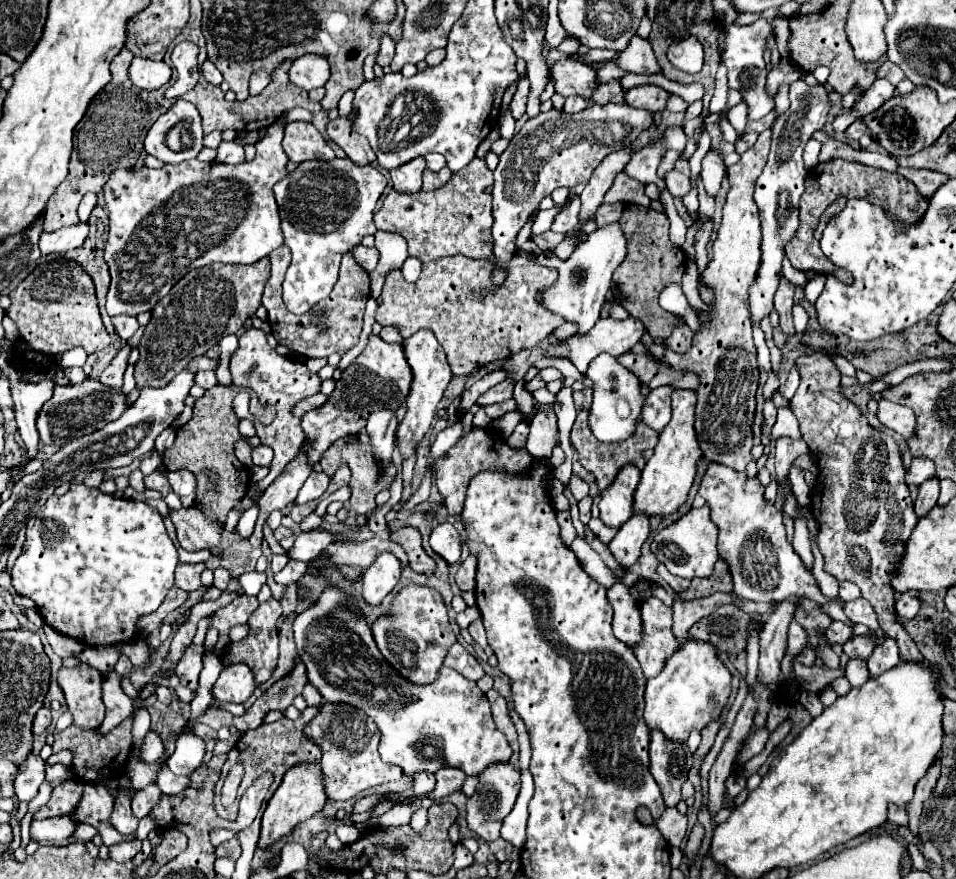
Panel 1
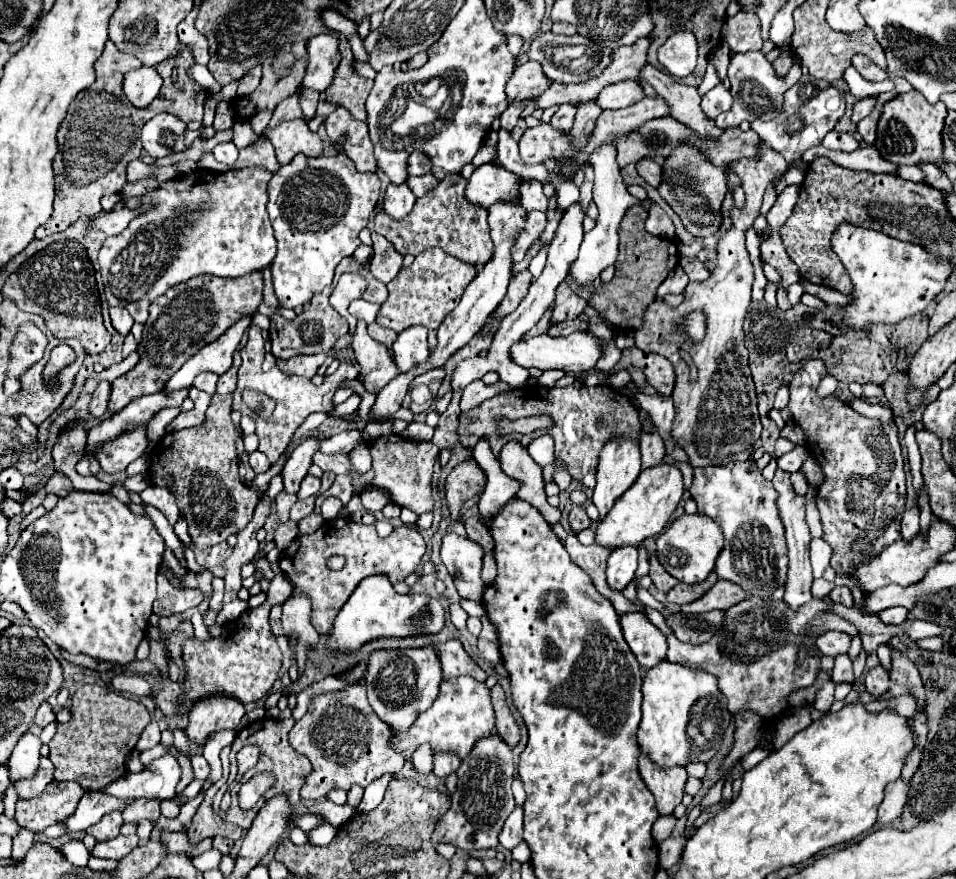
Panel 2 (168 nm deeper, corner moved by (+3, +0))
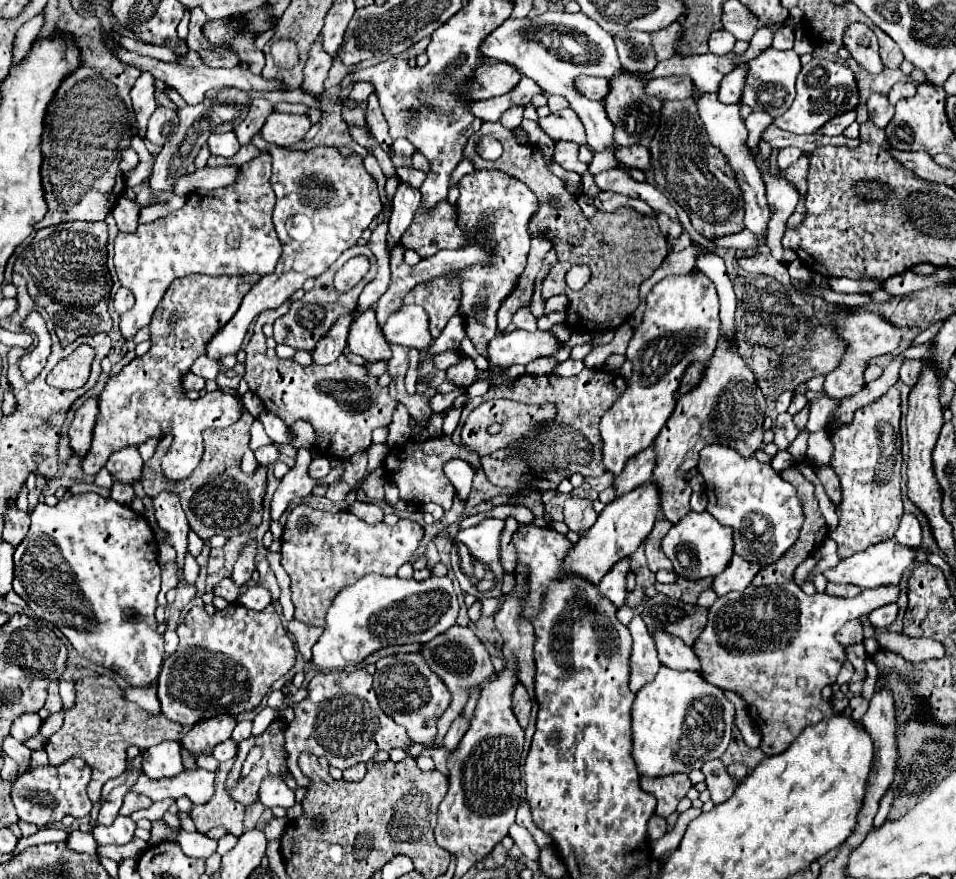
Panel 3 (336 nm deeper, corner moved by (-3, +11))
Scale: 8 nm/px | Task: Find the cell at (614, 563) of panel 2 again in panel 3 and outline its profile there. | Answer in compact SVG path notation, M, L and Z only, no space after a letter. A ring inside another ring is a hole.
M629 559L619 561L599 583L599 593L609 599L615 609L621 609L625 603L625 595L627 595L627 587L625 587L625 577L629 573Z

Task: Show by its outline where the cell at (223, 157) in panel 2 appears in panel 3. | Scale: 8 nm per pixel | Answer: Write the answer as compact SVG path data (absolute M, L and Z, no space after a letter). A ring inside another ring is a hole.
M213 133L207 139L207 147L211 155L221 155L221 157L233 157L239 151L239 141L235 133Z

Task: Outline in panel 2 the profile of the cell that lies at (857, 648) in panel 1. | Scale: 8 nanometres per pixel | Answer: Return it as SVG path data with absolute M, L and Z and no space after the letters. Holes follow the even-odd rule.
M839 654L835 658L835 666L833 666L833 674L831 674L833 682L853 682L853 662L847 654Z

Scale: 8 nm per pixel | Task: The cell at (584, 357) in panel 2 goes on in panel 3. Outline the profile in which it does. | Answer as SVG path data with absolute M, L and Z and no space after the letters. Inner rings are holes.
M509 331L497 333L487 345L487 363L489 367L509 369L511 365L527 365L537 357L553 355L561 343L549 331Z

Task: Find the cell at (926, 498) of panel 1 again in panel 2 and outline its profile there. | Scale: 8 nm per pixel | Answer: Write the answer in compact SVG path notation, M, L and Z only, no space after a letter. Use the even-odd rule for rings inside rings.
M911 506L905 510L901 518L901 536L903 540L911 540L915 538L917 532L919 532L919 506Z

